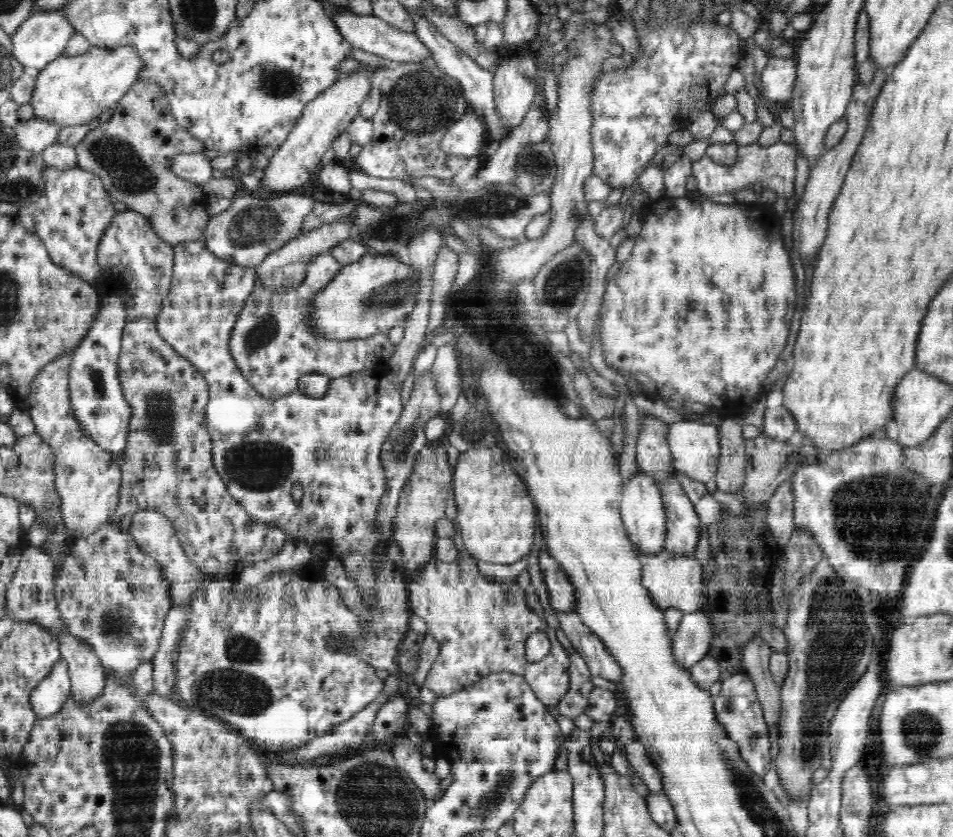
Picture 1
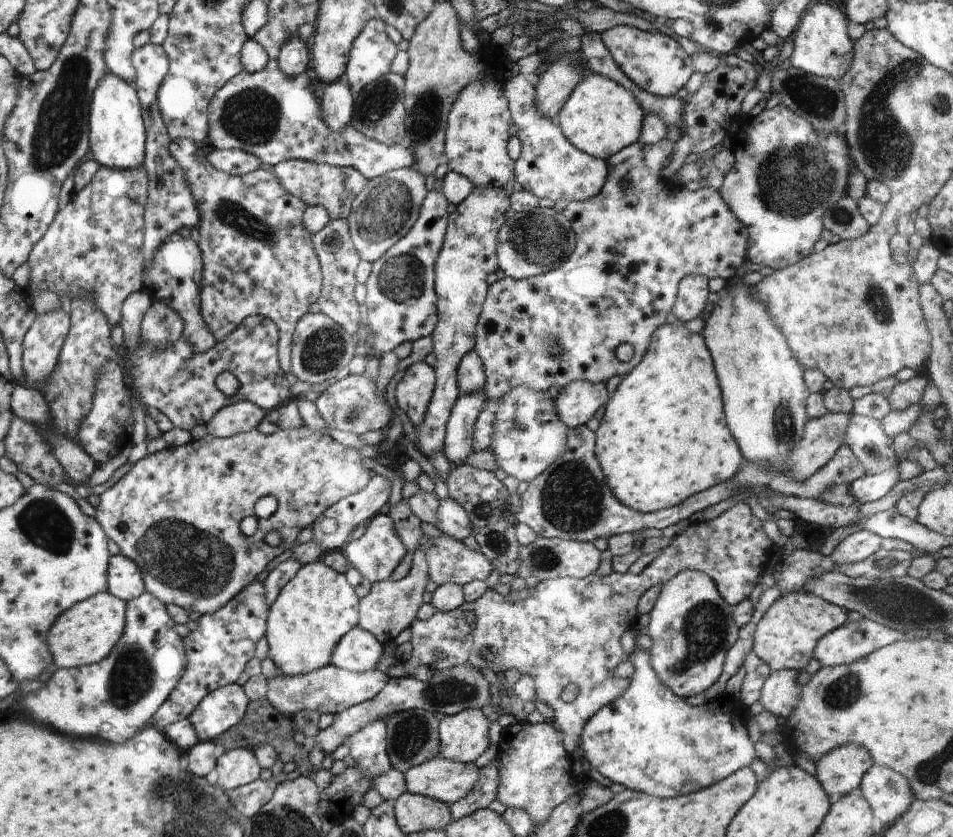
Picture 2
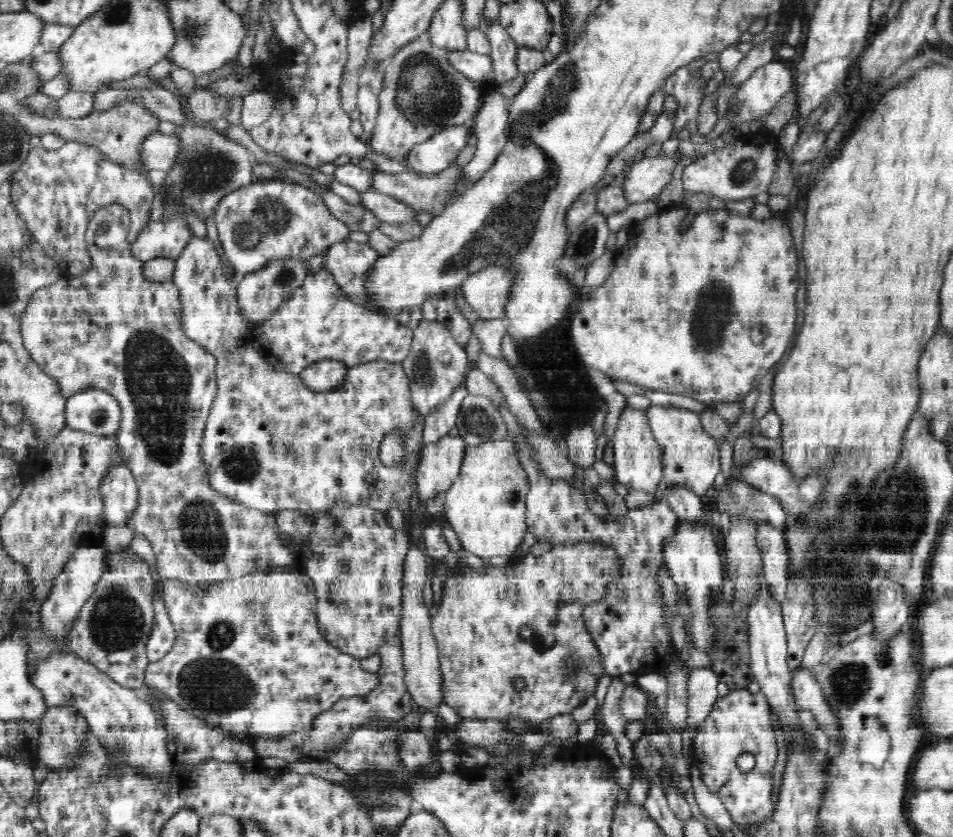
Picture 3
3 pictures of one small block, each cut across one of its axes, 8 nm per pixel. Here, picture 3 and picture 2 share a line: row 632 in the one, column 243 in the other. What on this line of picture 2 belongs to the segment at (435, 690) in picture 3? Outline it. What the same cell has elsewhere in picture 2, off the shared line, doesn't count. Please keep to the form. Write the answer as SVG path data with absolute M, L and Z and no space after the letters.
M240 401L221 408L206 425L211 437L231 437L254 430L268 411L250 401Z

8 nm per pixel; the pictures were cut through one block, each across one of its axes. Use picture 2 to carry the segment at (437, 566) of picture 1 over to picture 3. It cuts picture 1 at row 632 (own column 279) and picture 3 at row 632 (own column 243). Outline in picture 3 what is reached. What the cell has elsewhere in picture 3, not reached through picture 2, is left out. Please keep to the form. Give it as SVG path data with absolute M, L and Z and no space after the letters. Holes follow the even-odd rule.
M580 541L569 545L552 545L549 552L541 556L528 554L521 560L512 560L510 564L492 566L485 565L482 568L476 568L473 560L460 560L455 572L445 582L442 593L442 603L437 609L437 614L432 616L431 629L434 634L437 646L439 647L440 673L442 673L442 700L448 706L456 709L456 712L462 718L469 719L487 719L495 718L500 720L510 720L510 718L519 718L534 726L539 726L544 720L554 718L558 714L571 714L572 710L578 708L584 698L592 696L596 690L598 680L605 675L604 667L600 663L600 651L592 640L592 635L588 633L586 623L584 623L584 608L598 602L604 598L606 588L610 582L614 582L620 576L622 570L622 557L614 552L612 547L602 545L602 543L590 543L590 541ZM522 626L531 626L534 630L531 640L523 640L520 637L520 628ZM515 678L523 678L525 688L516 690L512 681Z

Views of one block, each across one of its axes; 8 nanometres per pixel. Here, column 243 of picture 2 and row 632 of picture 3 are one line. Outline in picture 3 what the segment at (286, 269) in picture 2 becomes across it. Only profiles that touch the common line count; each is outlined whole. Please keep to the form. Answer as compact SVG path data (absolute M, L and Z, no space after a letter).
M278 569L250 573L235 581L214 582L195 590L177 578L164 578L164 606L174 625L176 639L164 658L149 662L145 684L162 691L182 710L203 720L209 727L229 734L257 737L286 737L312 730L315 718L338 701L363 698L380 684L378 673L362 669L360 659L325 641L317 621L317 600L312 579L302 573Z

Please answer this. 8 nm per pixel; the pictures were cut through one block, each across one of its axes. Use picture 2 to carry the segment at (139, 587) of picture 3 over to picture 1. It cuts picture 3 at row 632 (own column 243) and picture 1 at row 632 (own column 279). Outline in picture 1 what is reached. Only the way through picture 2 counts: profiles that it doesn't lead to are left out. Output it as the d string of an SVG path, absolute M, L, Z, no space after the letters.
M108 522L99 526L99 529L86 537L79 537L72 539L69 552L66 554L64 562L62 562L62 568L58 570L58 574L55 574L55 593L58 605L58 610L65 626L65 632L72 634L72 637L78 639L84 645L88 645L100 659L101 665L105 668L107 676L116 676L117 682L120 678L130 678L130 674L136 670L144 661L152 661L154 654L158 650L162 636L163 636L163 626L166 614L172 607L170 600L170 583L164 580L163 571L160 570L158 563L155 562L155 558L144 554L143 550L136 544L133 536L128 532L123 532L120 530L119 522Z

